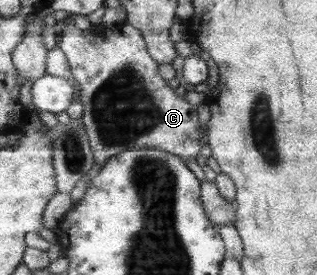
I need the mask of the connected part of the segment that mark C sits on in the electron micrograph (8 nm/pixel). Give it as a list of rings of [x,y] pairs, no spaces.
[[[71,19],[66,23],[67,27],[63,31],[59,45],[67,52],[72,73],[82,89],[81,100],[85,107],[82,120],[88,127],[97,163],[104,166],[111,158],[123,152],[145,147],[175,153],[183,156],[185,160],[197,159],[203,149],[200,132],[204,130],[207,134],[205,125],[197,117],[199,111],[196,111],[196,106],[189,103],[186,95],[179,95],[177,89],[173,89],[169,81],[161,75],[159,63],[151,55],[143,31],[127,22],[113,28],[95,26],[89,30],[79,29]]]

